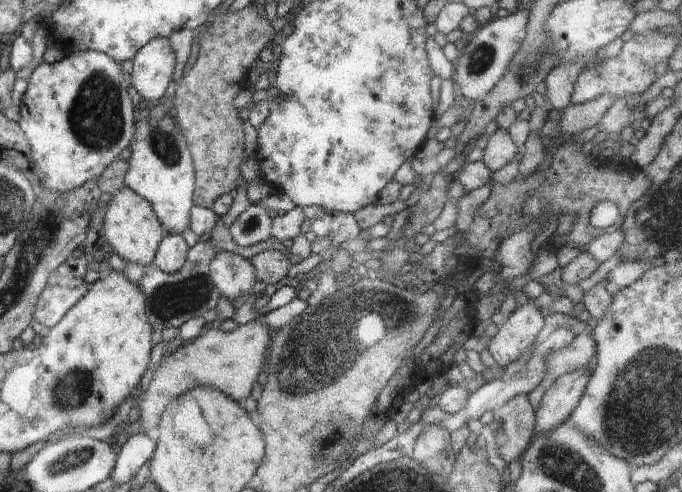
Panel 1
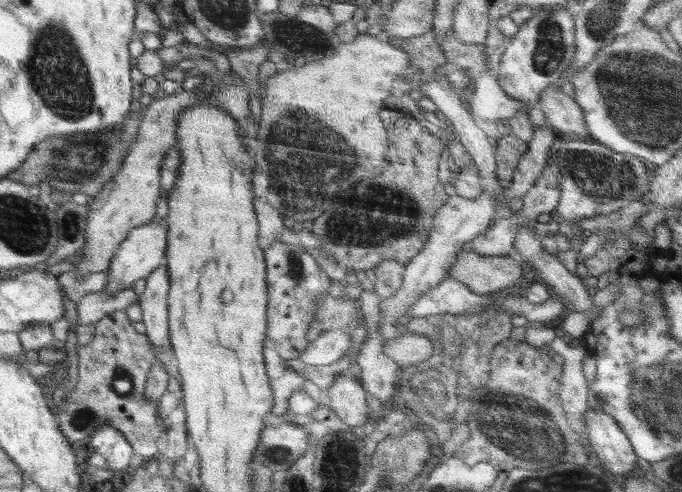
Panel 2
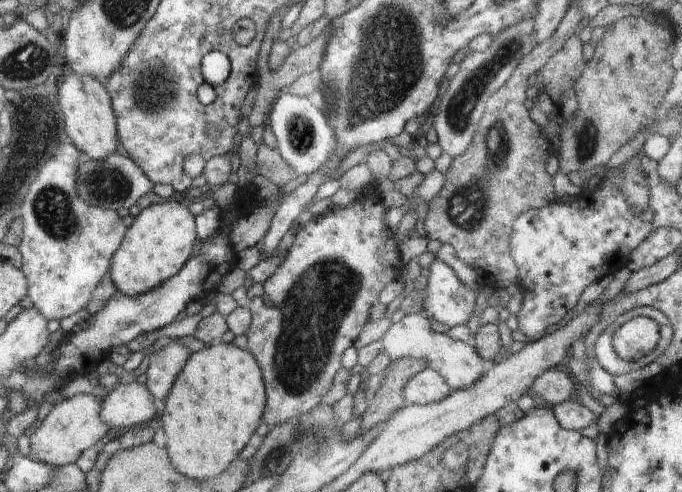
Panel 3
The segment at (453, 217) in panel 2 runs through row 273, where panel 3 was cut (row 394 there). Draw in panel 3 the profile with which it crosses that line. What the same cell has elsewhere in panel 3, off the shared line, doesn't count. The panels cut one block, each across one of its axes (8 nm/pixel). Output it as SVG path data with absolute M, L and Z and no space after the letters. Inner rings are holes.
M427 367L408 380L403 396L407 405L426 405L447 398L451 392L452 389L444 378Z

